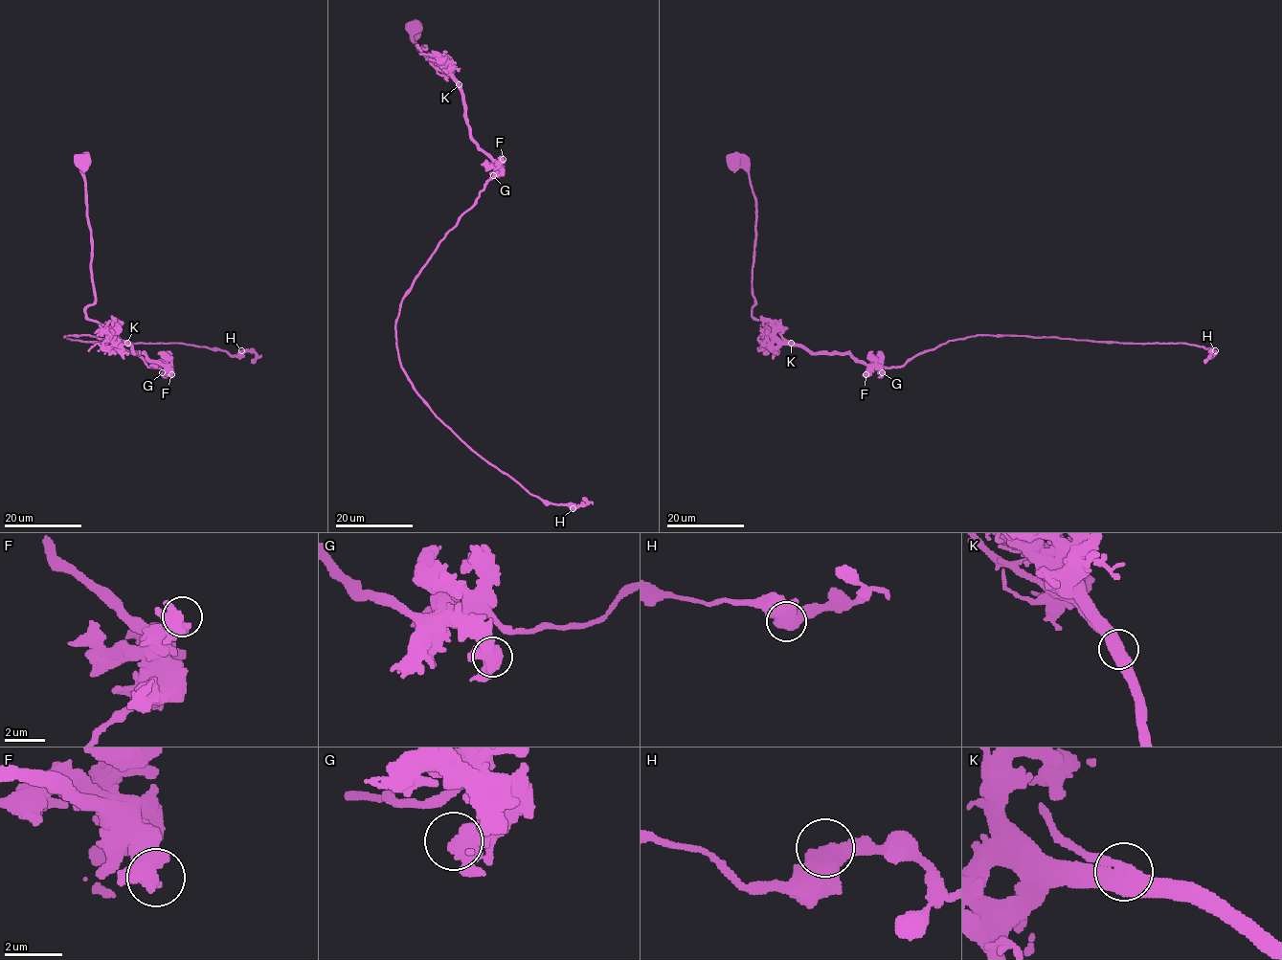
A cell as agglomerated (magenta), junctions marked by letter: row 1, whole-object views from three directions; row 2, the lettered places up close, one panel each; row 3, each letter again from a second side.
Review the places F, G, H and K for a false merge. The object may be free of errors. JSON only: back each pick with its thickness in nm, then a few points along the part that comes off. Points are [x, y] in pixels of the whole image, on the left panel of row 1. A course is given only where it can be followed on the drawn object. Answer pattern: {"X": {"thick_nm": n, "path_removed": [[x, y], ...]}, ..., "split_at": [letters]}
{"split_at": []}

